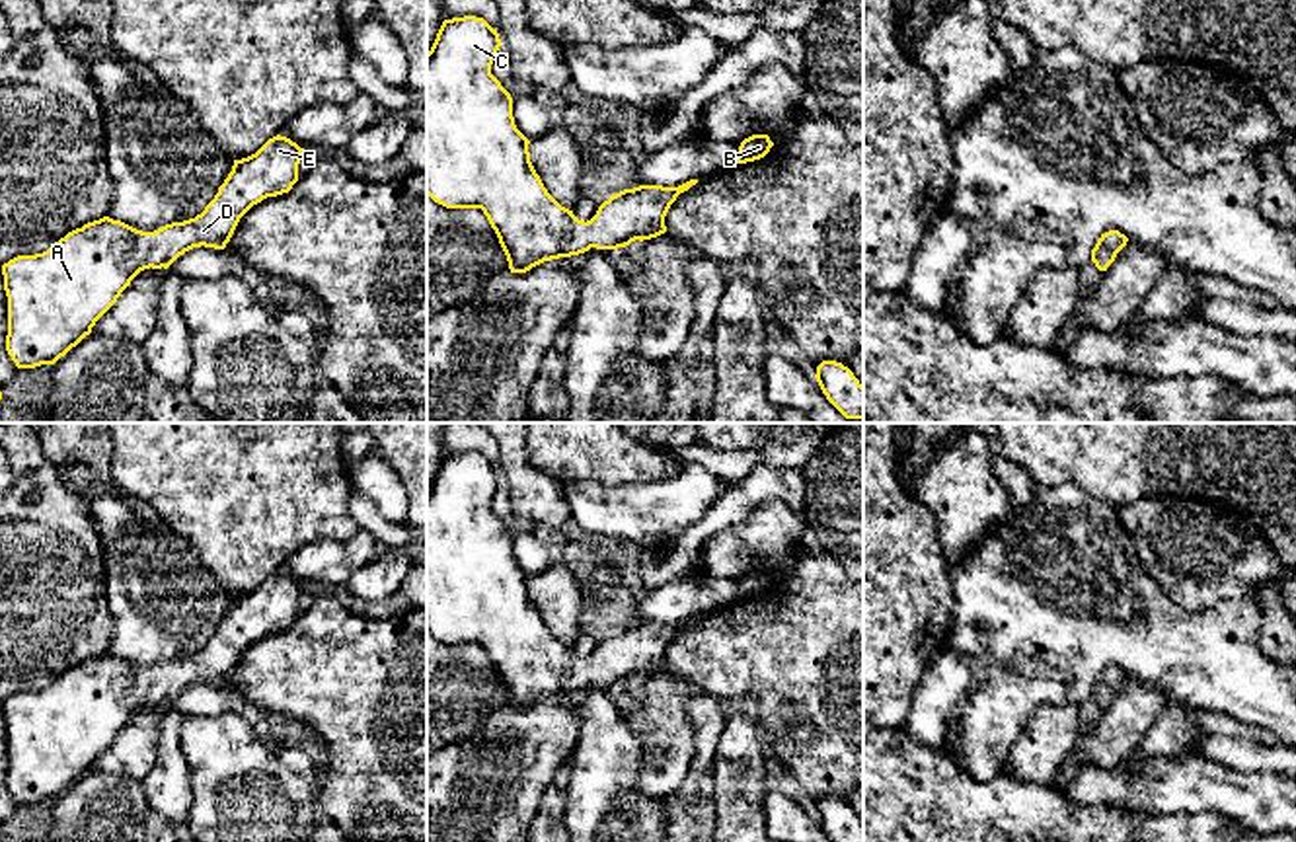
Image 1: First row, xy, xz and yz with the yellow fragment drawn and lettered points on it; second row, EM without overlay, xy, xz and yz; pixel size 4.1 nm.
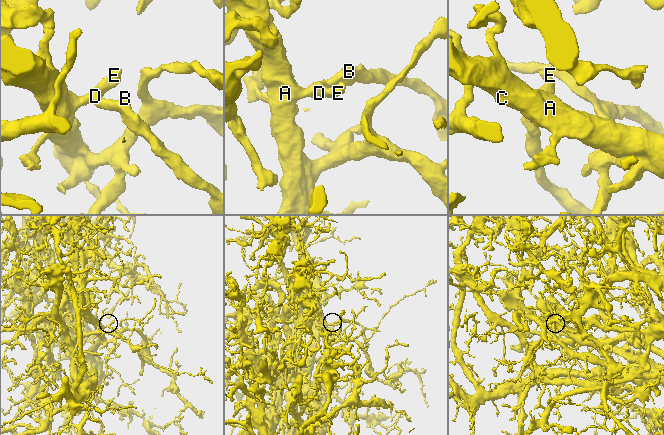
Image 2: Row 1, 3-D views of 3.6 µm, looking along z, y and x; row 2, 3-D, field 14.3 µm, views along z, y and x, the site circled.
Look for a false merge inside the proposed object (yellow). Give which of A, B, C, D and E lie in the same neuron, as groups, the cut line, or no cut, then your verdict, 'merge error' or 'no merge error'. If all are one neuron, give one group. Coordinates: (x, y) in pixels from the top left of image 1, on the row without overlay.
A B C D E; no cut; no merge error

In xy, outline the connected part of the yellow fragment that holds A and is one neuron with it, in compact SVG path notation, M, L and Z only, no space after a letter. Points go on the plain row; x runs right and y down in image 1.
M286 573L269 575L255 591L234 596L232 608L201 651L166 661L154 669L136 667L121 657L103 653L68 669L47 688L18 692L2 702L8 733L6 787L18 805L55 801L86 772L117 739L121 729L144 706L168 706L193 684L224 686L240 655L267 633L288 630L298 618L304 585Z

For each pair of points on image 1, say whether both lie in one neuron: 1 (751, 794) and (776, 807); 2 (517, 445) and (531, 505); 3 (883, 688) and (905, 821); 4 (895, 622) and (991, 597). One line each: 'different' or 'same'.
1: different
2: same
3: different
4: different

